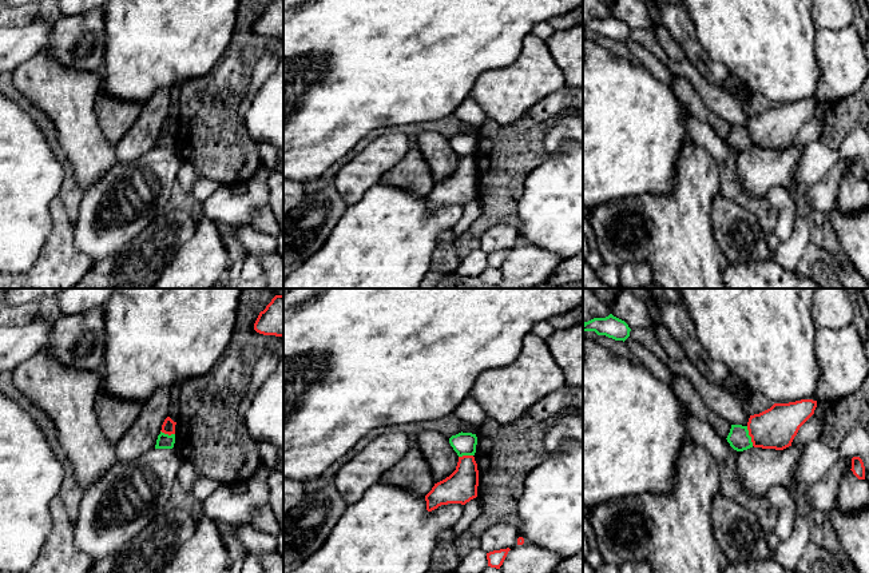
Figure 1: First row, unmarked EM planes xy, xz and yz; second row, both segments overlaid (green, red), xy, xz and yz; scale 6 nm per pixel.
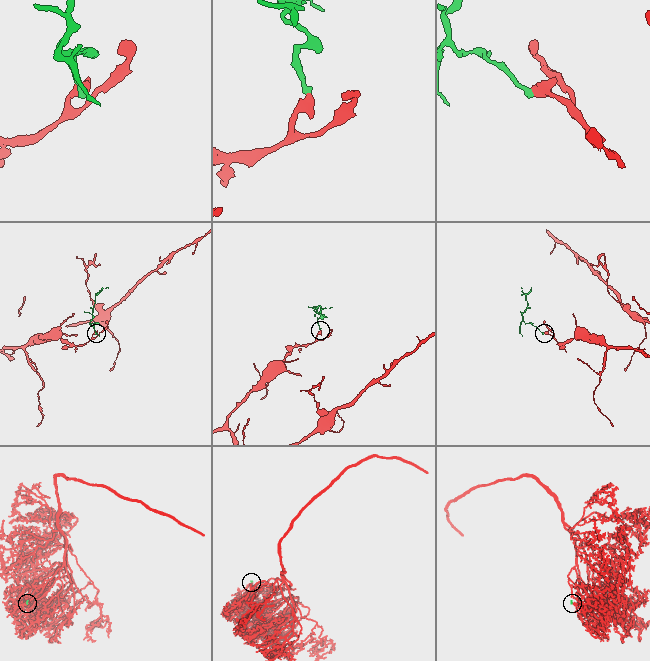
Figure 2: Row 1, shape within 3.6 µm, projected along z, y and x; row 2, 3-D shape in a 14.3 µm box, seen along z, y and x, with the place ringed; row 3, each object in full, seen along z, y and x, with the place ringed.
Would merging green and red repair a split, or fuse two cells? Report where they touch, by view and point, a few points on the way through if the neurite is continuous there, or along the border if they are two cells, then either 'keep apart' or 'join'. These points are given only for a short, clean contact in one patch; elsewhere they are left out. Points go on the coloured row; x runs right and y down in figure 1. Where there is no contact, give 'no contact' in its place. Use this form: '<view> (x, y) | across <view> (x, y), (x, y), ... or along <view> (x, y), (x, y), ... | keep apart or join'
yz (749, 436) | along yz (746, 426), (753, 445) | keep apart

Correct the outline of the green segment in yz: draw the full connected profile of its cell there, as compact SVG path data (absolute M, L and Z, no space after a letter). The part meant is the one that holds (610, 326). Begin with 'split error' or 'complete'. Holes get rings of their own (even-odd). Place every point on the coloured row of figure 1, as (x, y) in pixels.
complete | M610 314L606 318L594 318L584 322L583 331L595 331L598 335L606 335L624 342L630 337L631 329L624 321Z

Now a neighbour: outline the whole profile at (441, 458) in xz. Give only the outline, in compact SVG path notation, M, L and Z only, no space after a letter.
M422 430L414 437L414 441L430 469L434 484L456 470L459 455L445 435L436 430Z

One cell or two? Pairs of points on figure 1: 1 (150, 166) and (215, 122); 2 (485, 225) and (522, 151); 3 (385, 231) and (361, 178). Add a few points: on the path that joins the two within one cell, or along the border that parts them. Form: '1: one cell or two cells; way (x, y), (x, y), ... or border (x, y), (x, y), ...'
1: two cells; border (173, 148), (183, 159)
2: one cell; way (496, 206), (499, 203), (503, 170)
3: two cells; border (379, 182), (348, 206)

